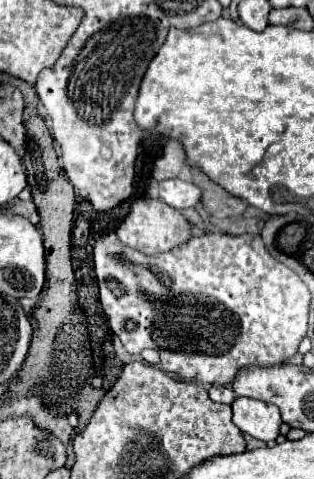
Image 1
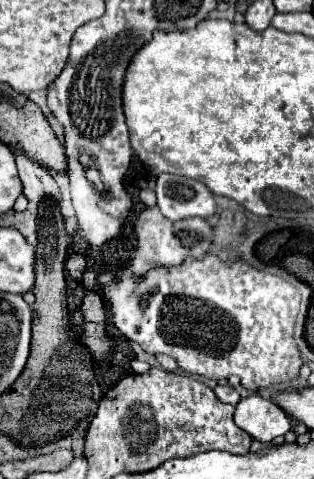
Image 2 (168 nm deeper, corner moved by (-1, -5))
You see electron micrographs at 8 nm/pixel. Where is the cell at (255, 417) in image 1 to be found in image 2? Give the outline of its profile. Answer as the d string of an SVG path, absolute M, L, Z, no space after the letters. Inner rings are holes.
M258 394L242 398L236 404L234 422L258 442L272 442L276 436L284 436L292 430L286 412L272 400Z

